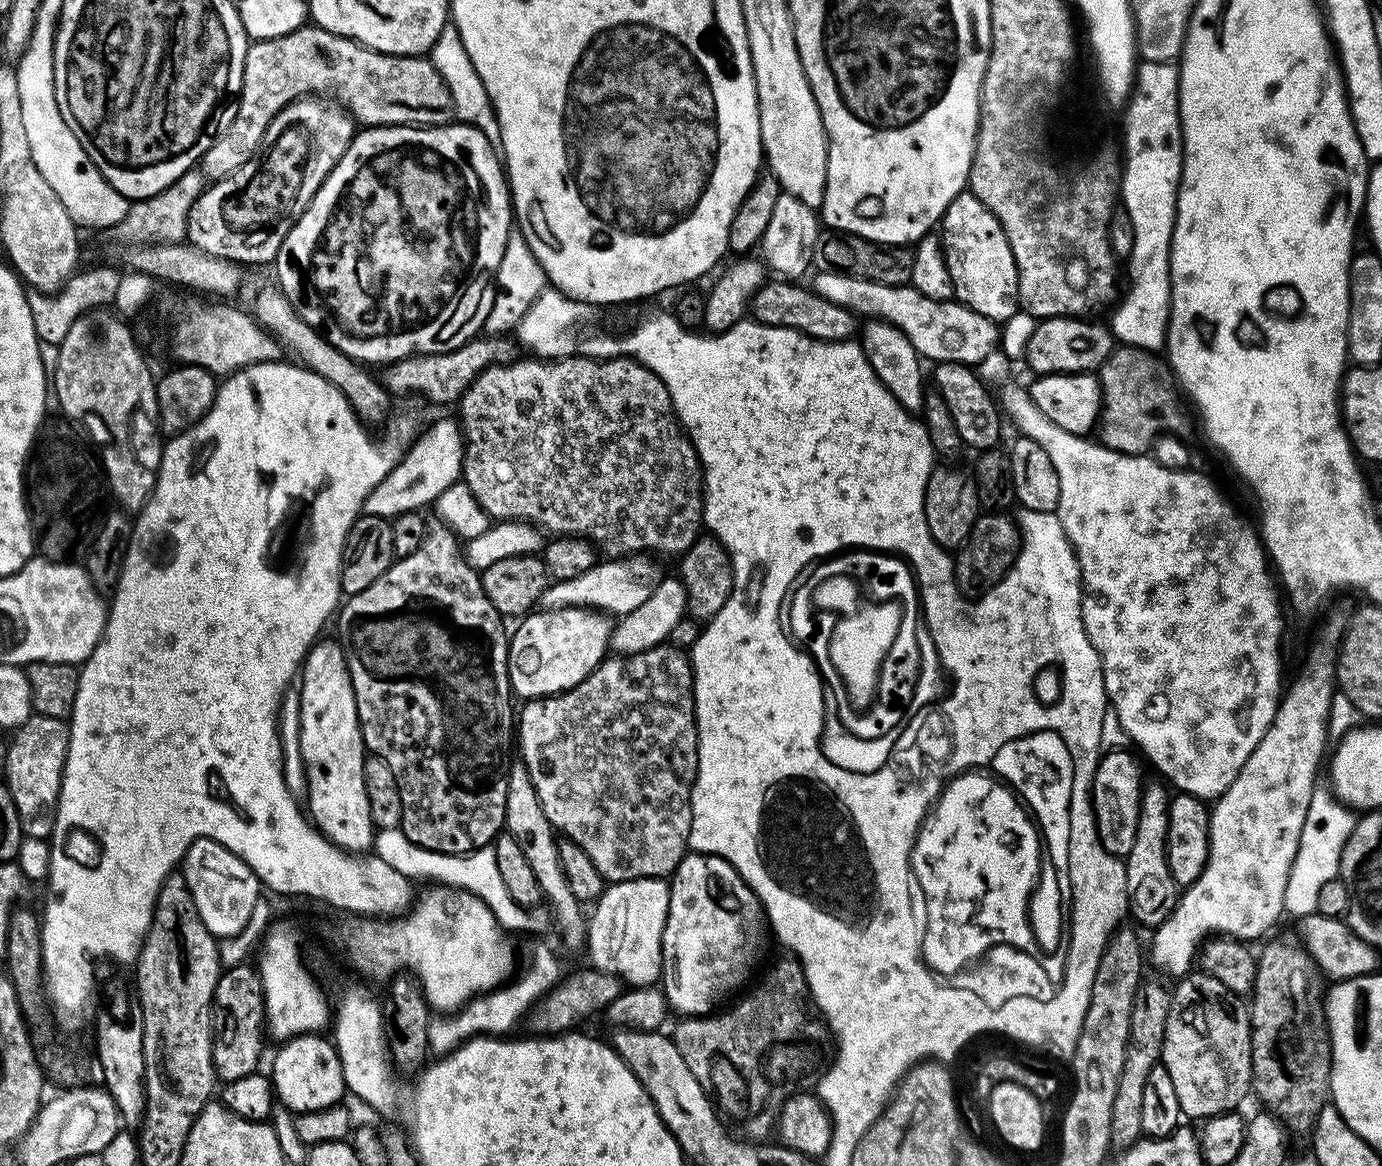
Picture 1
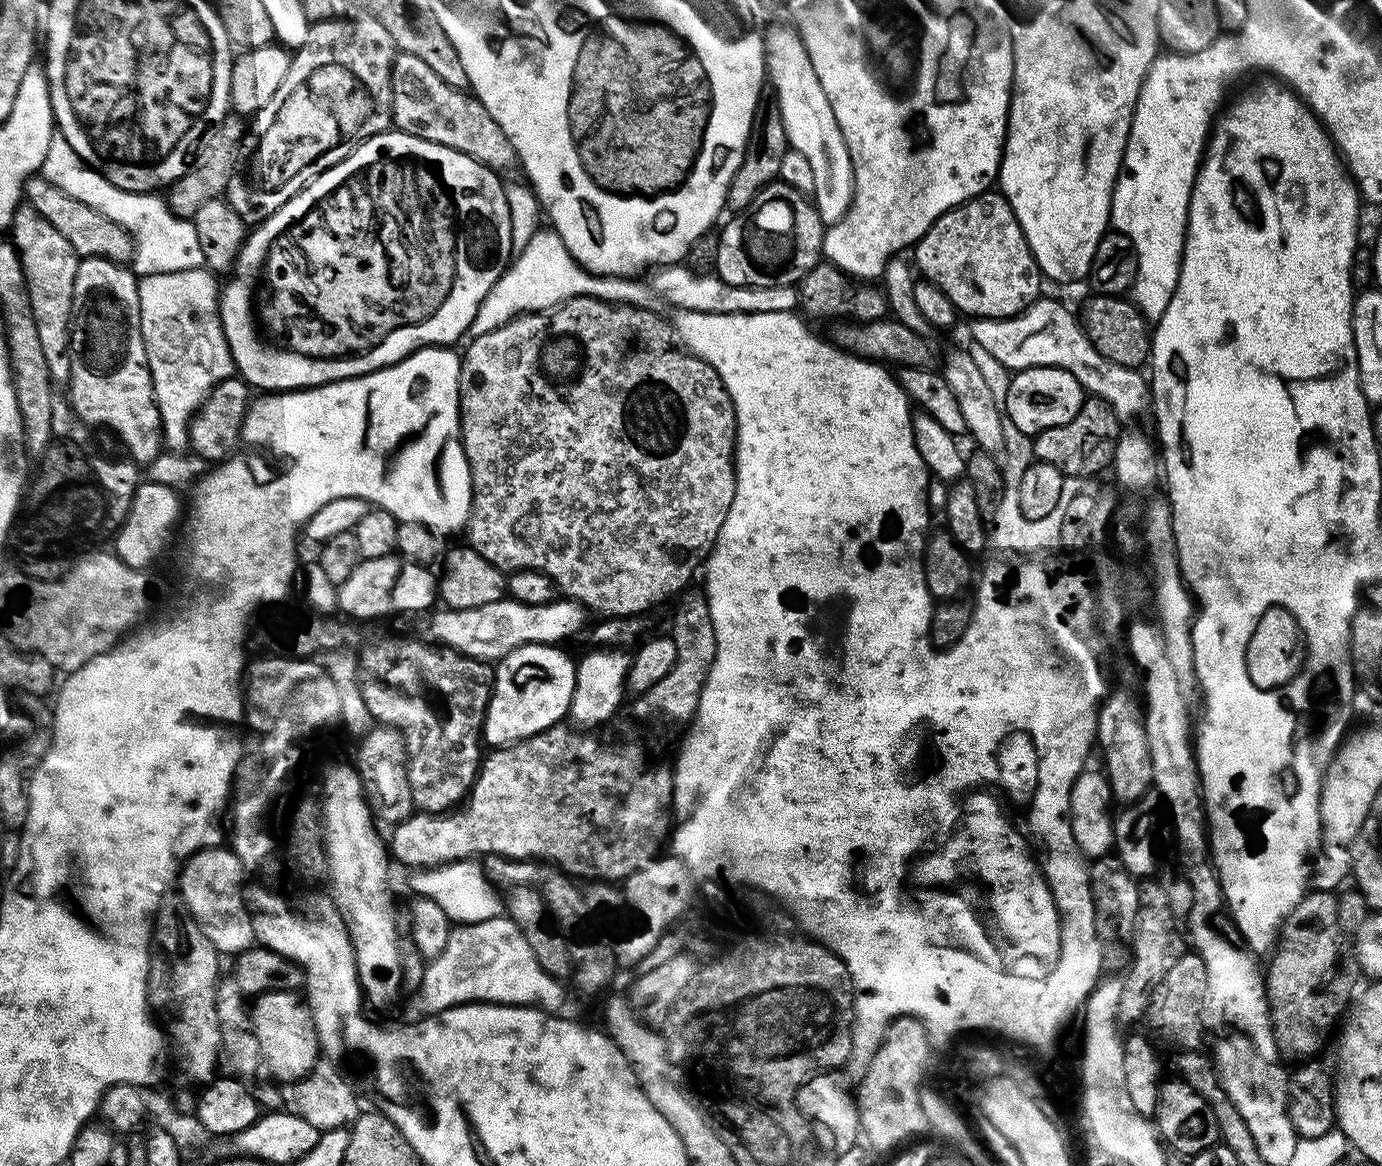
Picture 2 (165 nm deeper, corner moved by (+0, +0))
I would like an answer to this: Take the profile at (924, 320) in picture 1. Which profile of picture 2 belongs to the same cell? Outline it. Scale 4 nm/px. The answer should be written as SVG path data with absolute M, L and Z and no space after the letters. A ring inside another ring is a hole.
M665 265L657 269L650 279L650 286L662 299L676 305L681 311L708 313L772 313L791 312L799 307L797 287L758 287L744 288L730 286L729 283L716 275L700 276L689 270L685 265Z

